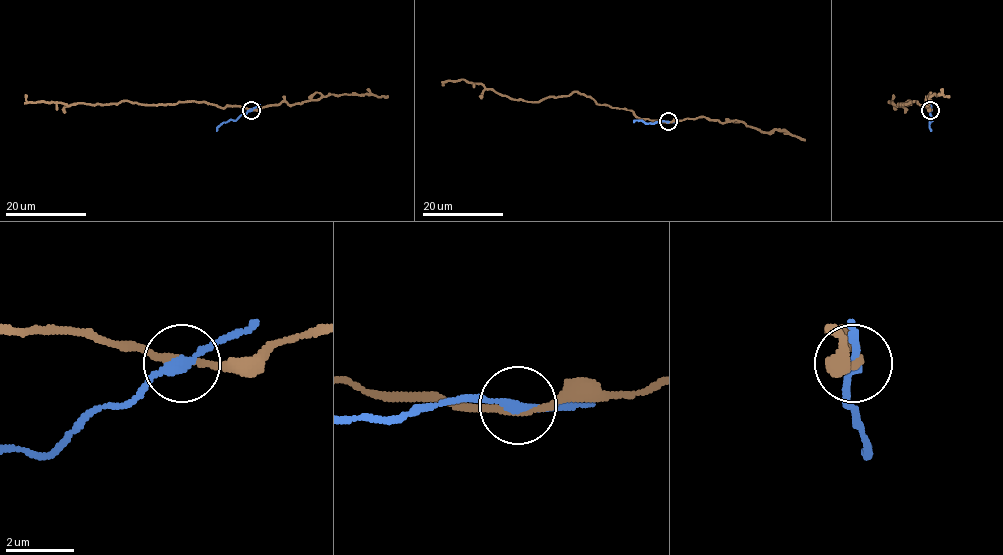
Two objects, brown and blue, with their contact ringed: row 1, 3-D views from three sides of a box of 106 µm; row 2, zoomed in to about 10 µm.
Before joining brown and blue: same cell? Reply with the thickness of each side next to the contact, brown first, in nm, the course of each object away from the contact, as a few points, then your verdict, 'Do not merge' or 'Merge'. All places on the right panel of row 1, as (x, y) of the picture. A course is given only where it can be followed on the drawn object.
Thickness 190 nm (brown) against 260 nm. Course of brown: (930, 109), (914, 101), (901, 104), (909, 100), (911, 103), (895, 105), (888, 101), (893, 94). Course of blue: (930, 109), (931, 130). Merge

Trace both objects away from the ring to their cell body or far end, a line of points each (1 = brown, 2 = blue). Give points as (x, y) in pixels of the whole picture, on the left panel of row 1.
1: (251, 109), (182, 101), (150, 104), (124, 100), (66, 105), (60, 102), (28, 102), (25, 94)
2: (251, 109), (234, 120), (222, 122), (216, 130)

